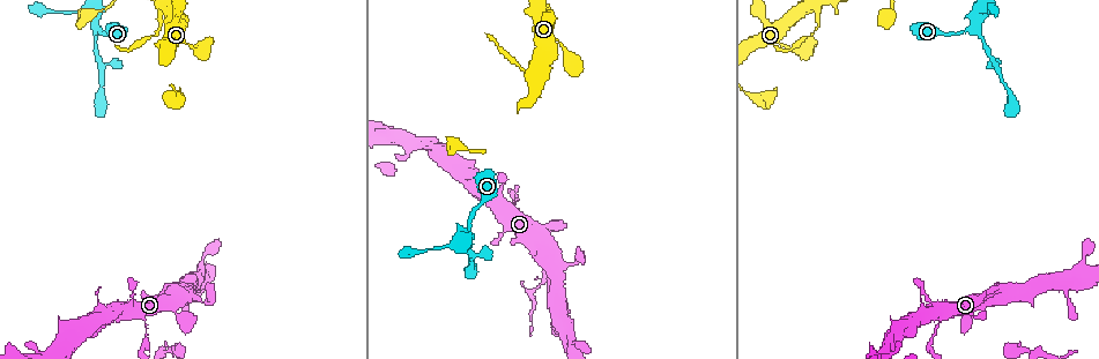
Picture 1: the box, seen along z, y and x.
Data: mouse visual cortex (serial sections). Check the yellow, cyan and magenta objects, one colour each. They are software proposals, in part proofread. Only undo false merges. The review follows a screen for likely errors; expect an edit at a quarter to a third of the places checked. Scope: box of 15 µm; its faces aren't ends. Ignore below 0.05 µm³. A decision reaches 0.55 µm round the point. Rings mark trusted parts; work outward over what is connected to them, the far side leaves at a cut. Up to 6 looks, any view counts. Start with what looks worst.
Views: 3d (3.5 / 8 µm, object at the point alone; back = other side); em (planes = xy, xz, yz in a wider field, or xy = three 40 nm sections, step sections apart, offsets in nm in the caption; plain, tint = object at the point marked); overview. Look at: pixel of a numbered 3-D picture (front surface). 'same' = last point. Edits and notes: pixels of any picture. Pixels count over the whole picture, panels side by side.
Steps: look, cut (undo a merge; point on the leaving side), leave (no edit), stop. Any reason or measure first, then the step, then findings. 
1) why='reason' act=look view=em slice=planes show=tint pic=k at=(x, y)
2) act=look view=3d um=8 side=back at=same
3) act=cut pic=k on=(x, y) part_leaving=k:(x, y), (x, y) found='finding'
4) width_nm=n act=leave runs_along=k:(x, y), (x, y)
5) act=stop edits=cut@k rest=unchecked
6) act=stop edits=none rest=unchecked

act=look view=3d um=3.5 pic=1 at=(159, 15)

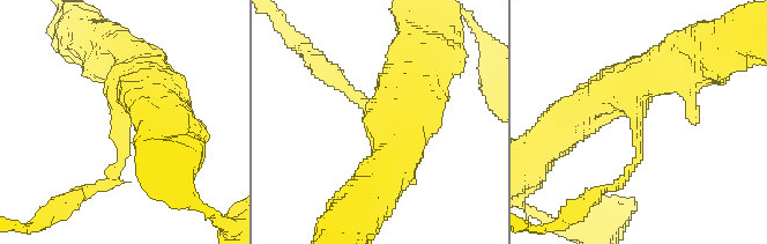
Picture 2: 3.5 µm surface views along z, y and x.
arm_widths_nm=150,700 act=look view=em slice=xy step=1 show=tint pic=2 at=(635, 128)

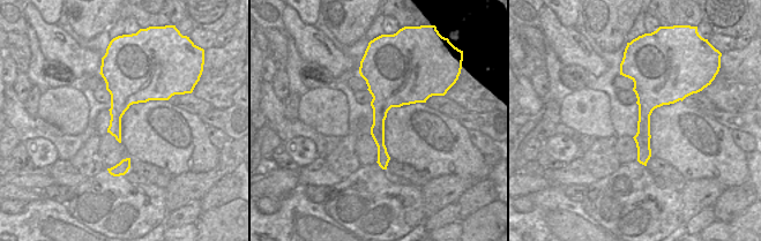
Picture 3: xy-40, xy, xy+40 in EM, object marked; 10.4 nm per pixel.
act=leave found='all the same cell'

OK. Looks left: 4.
why='thin neck' act=look view=3d um=3.5 pic=1 at=(935, 333)

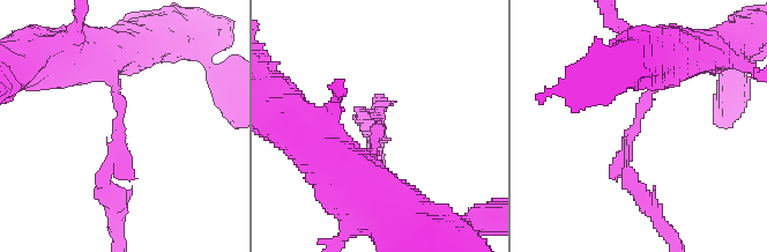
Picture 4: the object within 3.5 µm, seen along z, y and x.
arm_widths_nm=150,250 act=look view=em slice=planes show=tint pic=4 at=(639, 120)

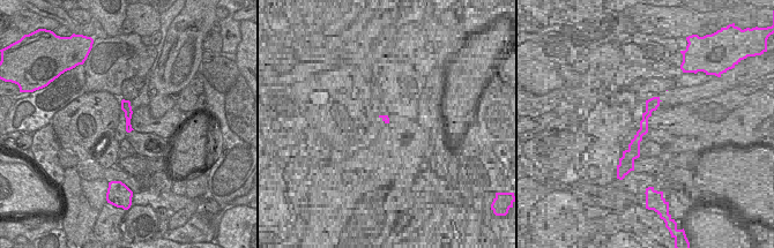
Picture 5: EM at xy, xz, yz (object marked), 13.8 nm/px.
act=cut pic=4 on=(118, 124) part_leaving=4:(114, 90), (118, 155), (104, 176), (108, 190) found='two cells meet here'

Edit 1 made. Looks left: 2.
act=stop edits=cut@4 rest=unchecked

